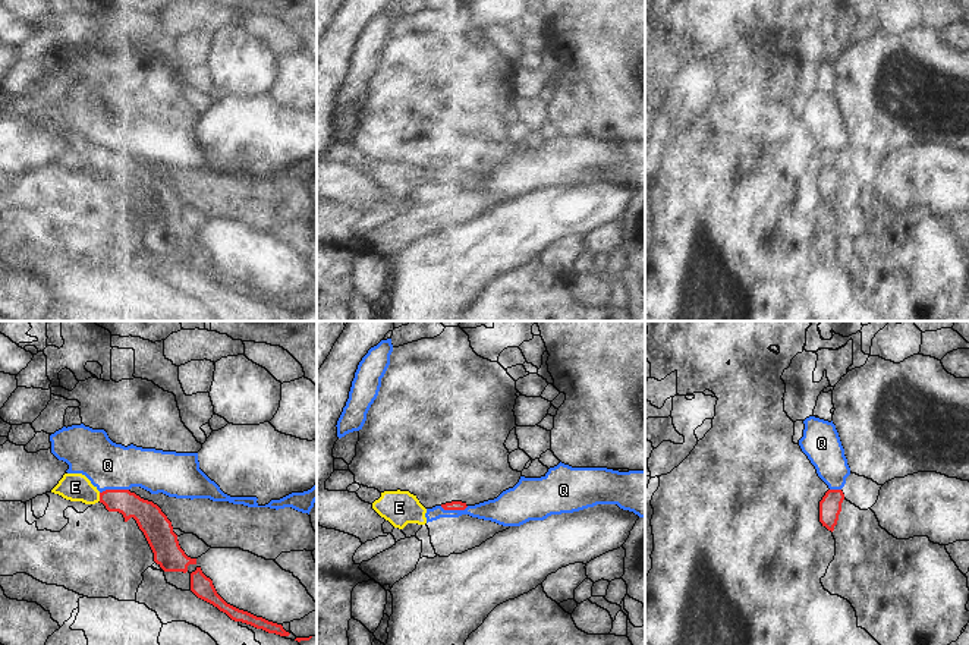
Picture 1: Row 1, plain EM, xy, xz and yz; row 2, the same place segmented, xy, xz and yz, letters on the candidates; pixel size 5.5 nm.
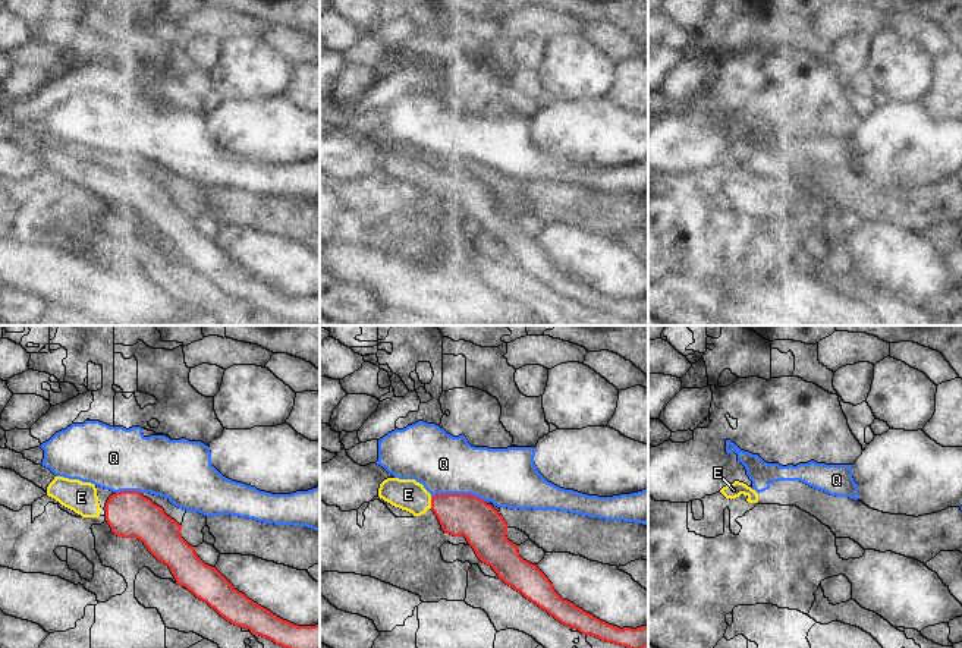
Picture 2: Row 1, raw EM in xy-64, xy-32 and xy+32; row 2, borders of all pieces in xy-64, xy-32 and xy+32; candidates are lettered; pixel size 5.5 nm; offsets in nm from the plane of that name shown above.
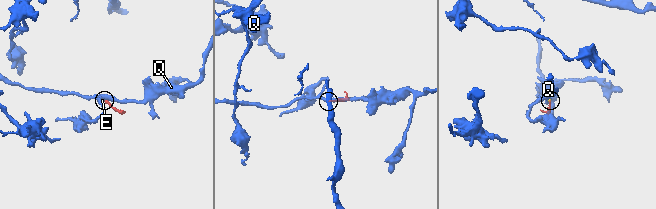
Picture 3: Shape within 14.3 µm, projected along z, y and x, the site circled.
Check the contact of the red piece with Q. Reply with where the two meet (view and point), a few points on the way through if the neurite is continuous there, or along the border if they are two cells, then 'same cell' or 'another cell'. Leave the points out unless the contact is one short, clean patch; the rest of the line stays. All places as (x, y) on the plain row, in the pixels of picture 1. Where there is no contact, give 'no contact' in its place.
contact xy (113, 161); another cell

